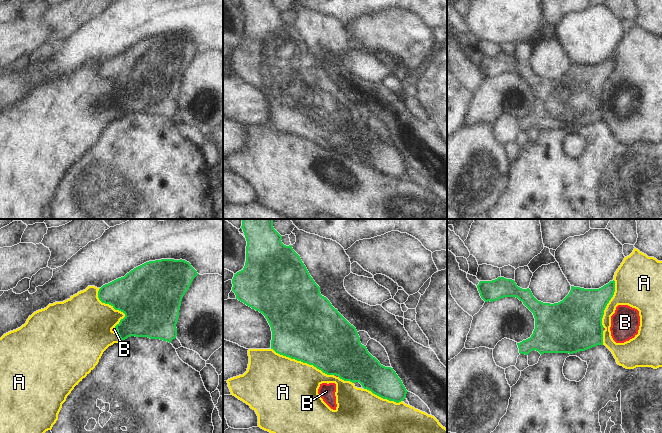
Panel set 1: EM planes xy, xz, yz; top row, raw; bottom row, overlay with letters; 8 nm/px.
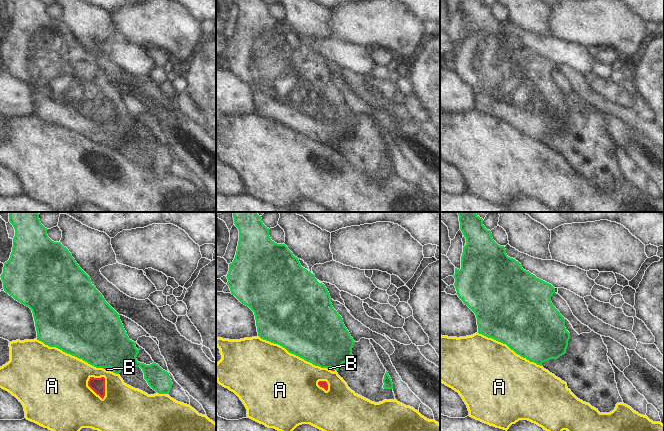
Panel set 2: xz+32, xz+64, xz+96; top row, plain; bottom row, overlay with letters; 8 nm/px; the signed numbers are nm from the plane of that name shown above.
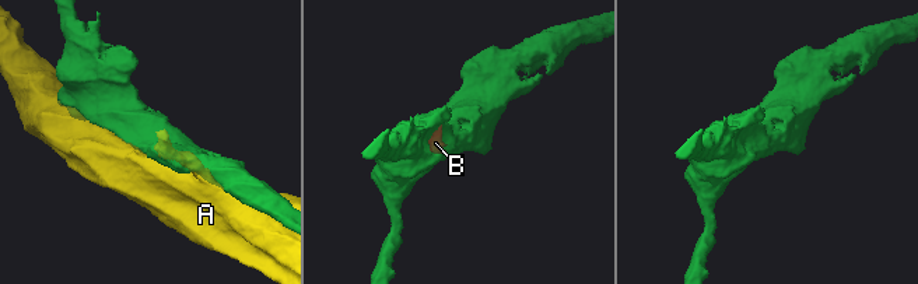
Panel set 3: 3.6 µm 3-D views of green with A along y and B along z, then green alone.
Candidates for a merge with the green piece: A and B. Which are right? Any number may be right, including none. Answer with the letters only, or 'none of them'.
none of them

